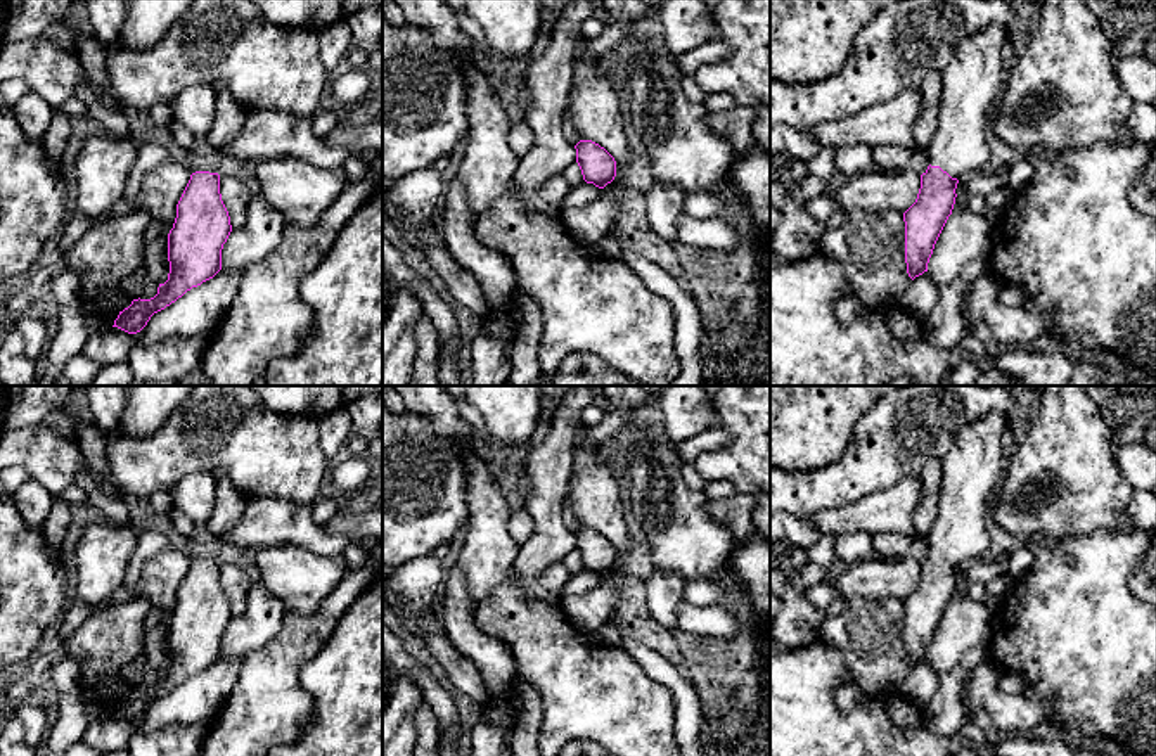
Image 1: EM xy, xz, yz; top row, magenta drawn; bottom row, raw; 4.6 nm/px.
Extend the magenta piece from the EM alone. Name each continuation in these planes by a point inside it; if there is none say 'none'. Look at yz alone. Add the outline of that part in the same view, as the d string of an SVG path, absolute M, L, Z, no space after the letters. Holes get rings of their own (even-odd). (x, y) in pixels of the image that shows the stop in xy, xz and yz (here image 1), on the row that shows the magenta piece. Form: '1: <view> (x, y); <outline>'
1: yz (969, 82); M992 24L966 38L941 71L938 128L926 152L952 178L990 168L985 119L1004 81L1007 40L1009 31Z

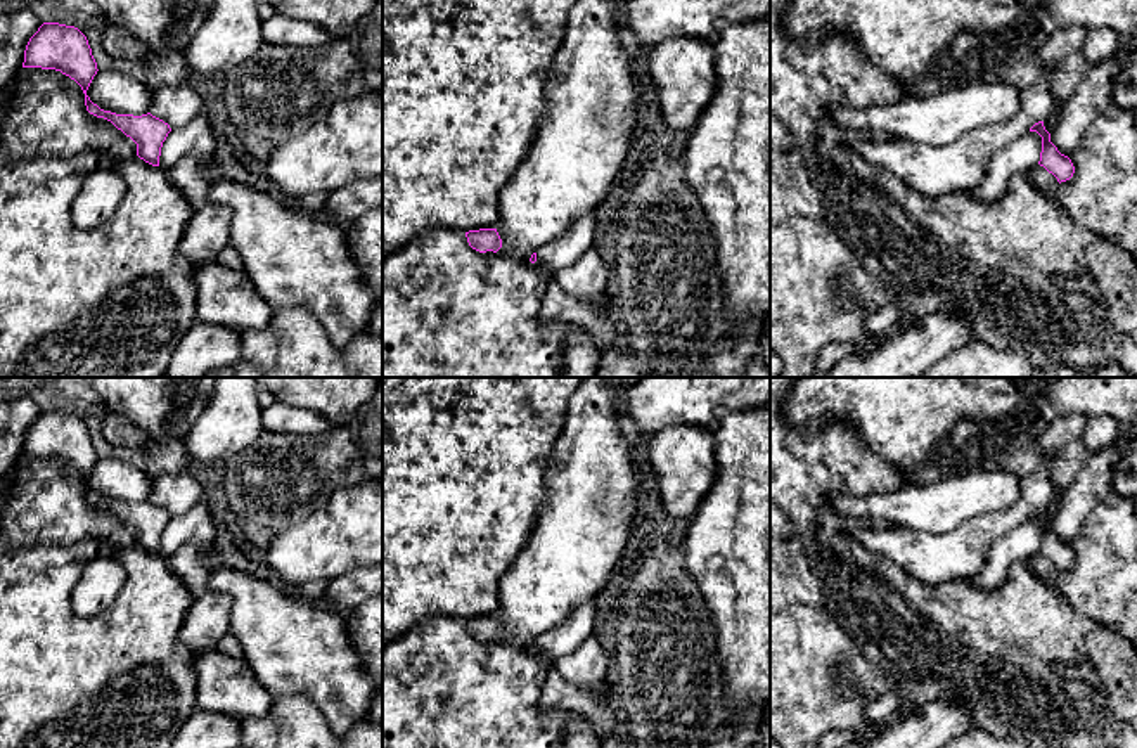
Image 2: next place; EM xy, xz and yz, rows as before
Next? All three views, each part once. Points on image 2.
none

